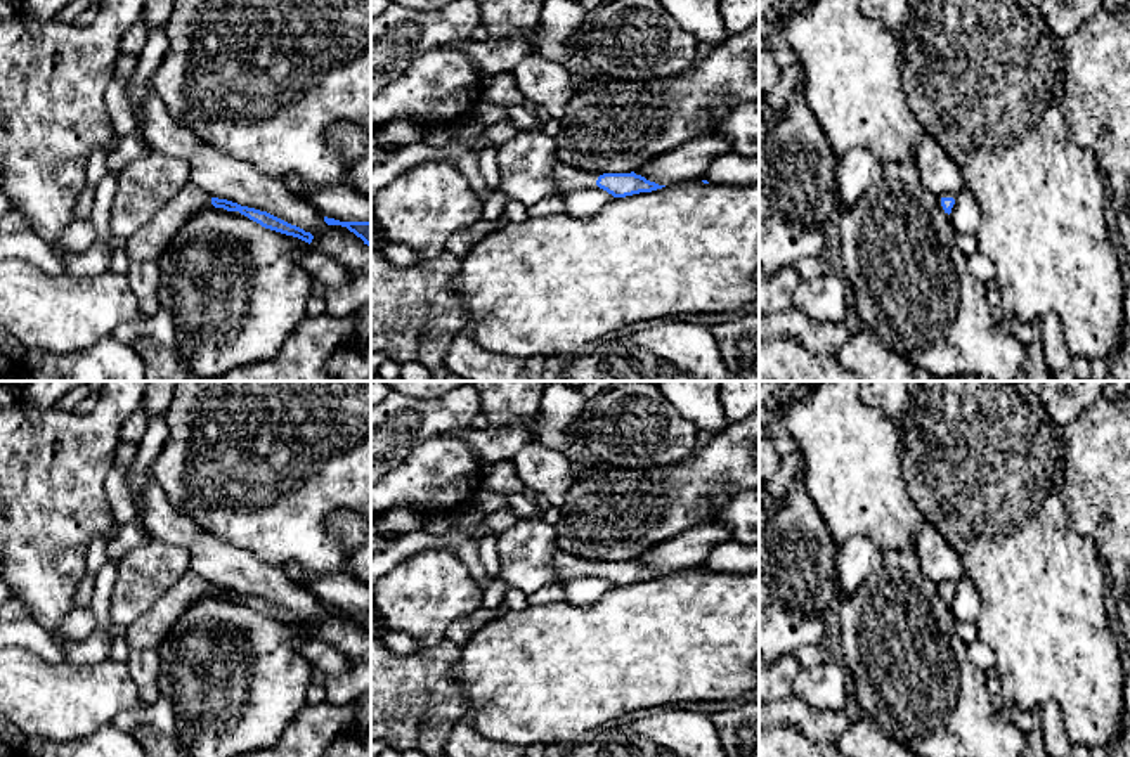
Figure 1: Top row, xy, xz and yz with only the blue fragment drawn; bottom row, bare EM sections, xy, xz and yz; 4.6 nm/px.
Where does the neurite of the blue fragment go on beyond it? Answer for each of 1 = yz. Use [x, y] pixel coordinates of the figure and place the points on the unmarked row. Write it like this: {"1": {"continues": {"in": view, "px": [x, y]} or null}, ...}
{"1": {"continues": null}}

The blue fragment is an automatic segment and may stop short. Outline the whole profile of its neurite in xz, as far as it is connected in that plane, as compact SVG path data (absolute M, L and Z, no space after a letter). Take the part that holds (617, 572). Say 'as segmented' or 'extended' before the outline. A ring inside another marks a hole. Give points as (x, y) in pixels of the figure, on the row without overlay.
extended | M558 551L553 556L553 568L556 573L556 584L563 586L565 582L591 573L598 573L614 586L626 586L640 580L652 580L666 573L646 568L641 563L631 561L603 561L598 566L586 558L572 556L563 551Z

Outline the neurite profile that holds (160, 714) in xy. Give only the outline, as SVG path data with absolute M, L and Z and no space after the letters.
M159 695L153 705L120 712L109 726L130 733L139 724L149 724L177 740L175 712L166 696Z

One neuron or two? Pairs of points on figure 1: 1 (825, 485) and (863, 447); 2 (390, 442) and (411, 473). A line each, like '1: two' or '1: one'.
1: one
2: two

